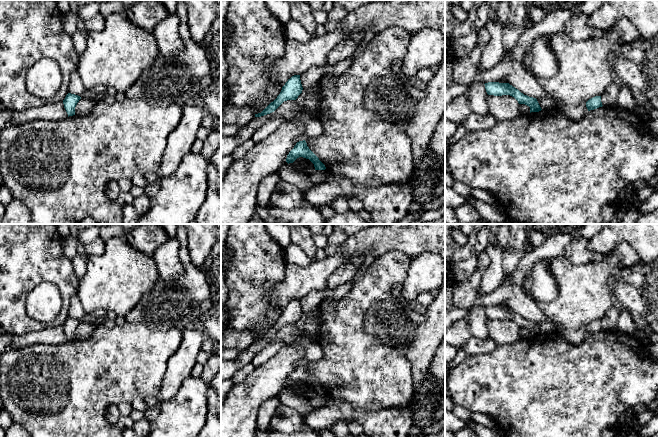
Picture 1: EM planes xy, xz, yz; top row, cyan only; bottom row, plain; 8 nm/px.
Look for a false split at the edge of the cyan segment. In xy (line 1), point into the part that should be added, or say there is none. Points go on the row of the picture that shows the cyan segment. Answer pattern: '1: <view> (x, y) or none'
1: none

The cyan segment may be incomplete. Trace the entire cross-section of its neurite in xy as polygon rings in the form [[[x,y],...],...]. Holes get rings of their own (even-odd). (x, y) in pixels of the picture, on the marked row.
[[[68,93],[63,100],[64,108],[69,116],[75,115],[75,107],[79,100],[81,99],[80,96]]]

